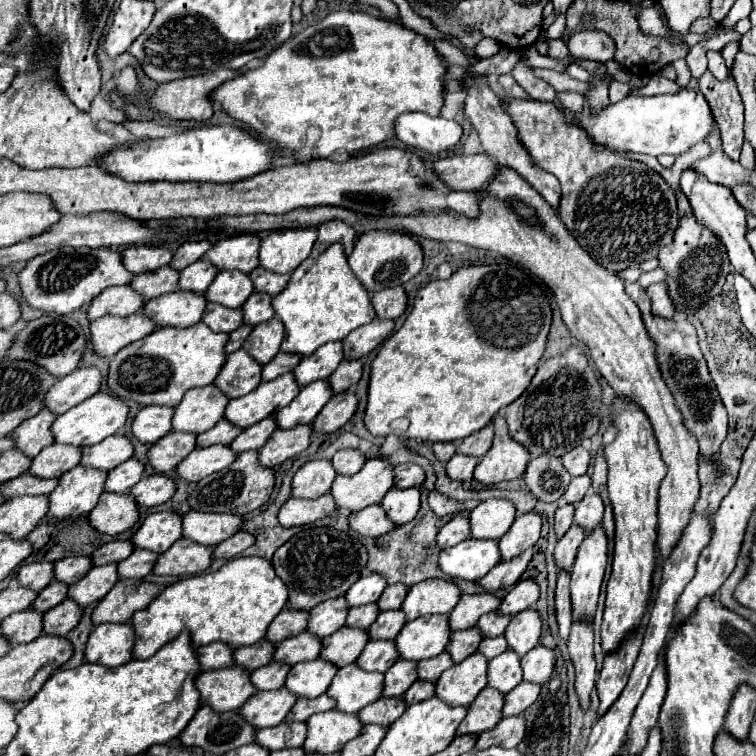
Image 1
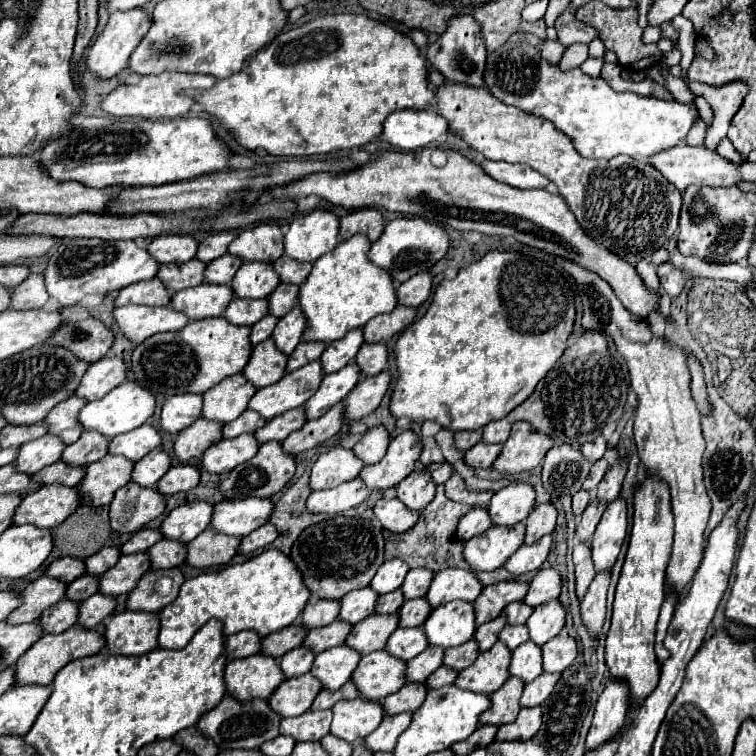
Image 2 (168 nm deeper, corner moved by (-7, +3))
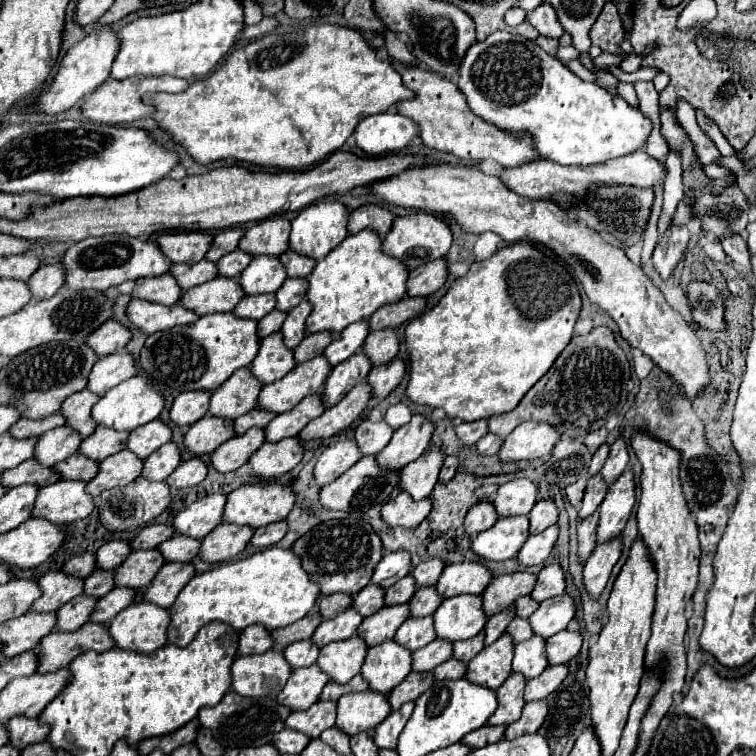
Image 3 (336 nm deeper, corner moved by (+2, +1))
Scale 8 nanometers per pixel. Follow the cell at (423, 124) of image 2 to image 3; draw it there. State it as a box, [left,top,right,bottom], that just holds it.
[354,111,418,155]

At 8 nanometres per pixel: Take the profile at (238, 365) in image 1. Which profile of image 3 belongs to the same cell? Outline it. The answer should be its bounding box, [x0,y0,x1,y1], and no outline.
[250,331,296,385]

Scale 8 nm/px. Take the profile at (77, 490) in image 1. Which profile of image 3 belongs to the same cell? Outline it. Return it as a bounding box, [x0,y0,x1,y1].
[86,449,144,499]

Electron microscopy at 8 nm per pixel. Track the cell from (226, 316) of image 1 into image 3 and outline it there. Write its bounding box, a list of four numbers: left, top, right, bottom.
[234,293,276,319]

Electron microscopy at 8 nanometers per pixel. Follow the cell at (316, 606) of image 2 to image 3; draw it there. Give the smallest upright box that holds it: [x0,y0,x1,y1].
[320,593,354,619]

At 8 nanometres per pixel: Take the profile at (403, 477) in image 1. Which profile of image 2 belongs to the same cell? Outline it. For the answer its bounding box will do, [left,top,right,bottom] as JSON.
[425,463,453,483]

